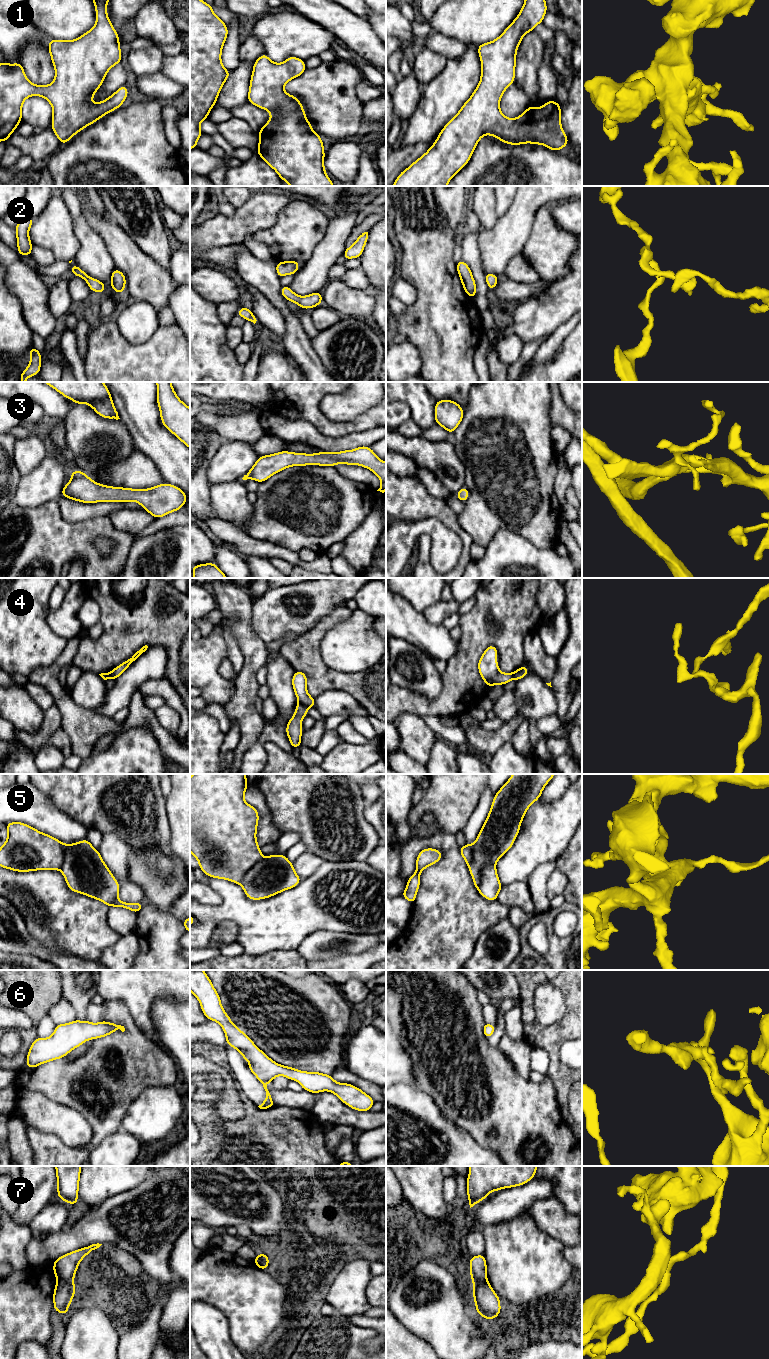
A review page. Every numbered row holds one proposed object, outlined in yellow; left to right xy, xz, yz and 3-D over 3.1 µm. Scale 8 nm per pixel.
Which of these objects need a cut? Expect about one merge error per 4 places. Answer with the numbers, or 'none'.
4, 7

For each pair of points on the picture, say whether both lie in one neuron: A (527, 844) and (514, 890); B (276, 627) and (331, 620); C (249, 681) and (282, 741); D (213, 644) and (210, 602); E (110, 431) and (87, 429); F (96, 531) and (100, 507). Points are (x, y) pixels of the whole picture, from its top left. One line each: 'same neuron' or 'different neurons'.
A: different neurons
B: different neurons
C: different neurons
D: different neurons
E: same neuron
F: different neurons

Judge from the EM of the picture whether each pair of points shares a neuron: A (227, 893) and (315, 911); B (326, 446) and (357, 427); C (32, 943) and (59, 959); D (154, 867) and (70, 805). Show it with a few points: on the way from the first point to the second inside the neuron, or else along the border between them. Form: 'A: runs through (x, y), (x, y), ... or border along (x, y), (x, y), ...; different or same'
A: runs through (249, 911), (293, 911); same
B: border along (368, 429), (341, 436), (322, 435); different
C: runs through (39, 950), (52, 957); same
D: border along (129, 848), (135, 852), (153, 852); different

